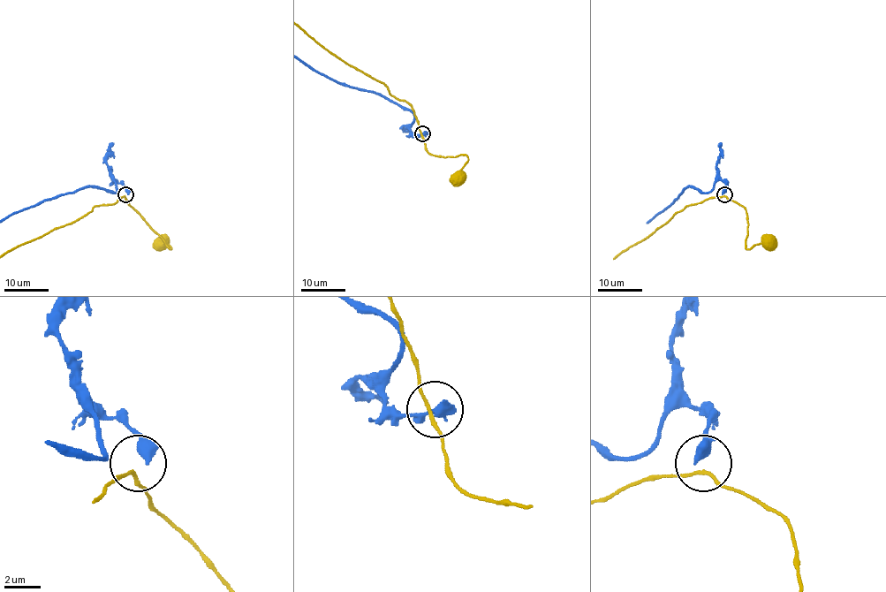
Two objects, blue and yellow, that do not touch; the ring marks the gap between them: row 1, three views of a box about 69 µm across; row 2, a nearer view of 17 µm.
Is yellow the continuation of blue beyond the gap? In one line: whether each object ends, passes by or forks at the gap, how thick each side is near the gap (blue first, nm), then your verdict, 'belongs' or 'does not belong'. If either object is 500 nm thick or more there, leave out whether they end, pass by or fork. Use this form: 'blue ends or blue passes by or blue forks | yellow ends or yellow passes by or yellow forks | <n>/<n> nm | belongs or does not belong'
700/170 nm | belongs

